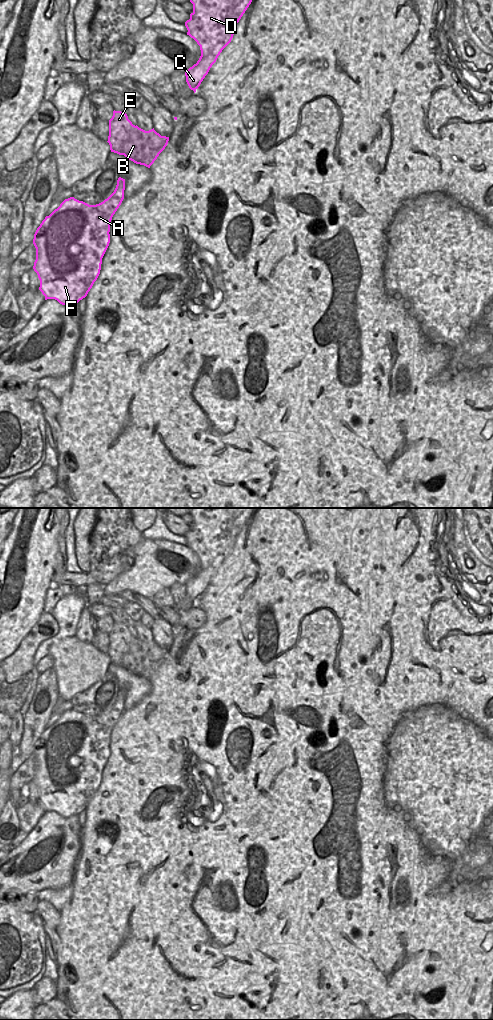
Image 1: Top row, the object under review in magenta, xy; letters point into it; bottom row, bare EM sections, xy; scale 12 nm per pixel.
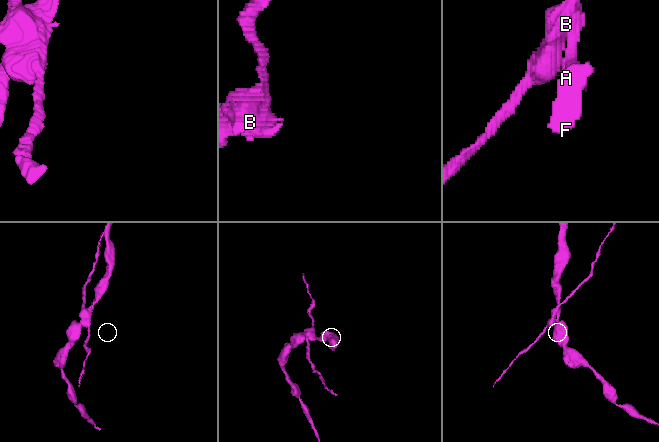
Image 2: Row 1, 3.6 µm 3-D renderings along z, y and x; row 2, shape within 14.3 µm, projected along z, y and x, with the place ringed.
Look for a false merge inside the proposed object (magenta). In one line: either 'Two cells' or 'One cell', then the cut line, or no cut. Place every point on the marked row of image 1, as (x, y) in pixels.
Two cells. Split along xy (151, 143), (144, 145), (142, 149), (143, 159), (140, 164).

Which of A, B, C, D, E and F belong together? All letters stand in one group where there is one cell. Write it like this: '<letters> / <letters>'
A B C D F / E

